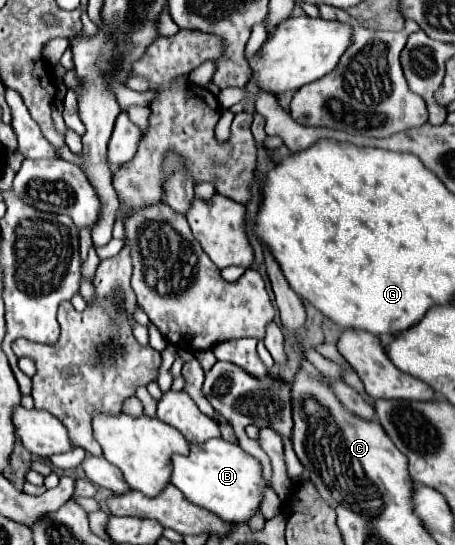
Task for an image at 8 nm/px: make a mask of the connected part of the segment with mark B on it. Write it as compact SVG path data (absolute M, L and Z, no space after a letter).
M213 438L205 444L191 444L189 456L173 456L171 482L189 502L231 524L247 524L251 516L261 510L263 490L269 486L263 478L259 460L247 454L239 444L231 444L223 438Z

